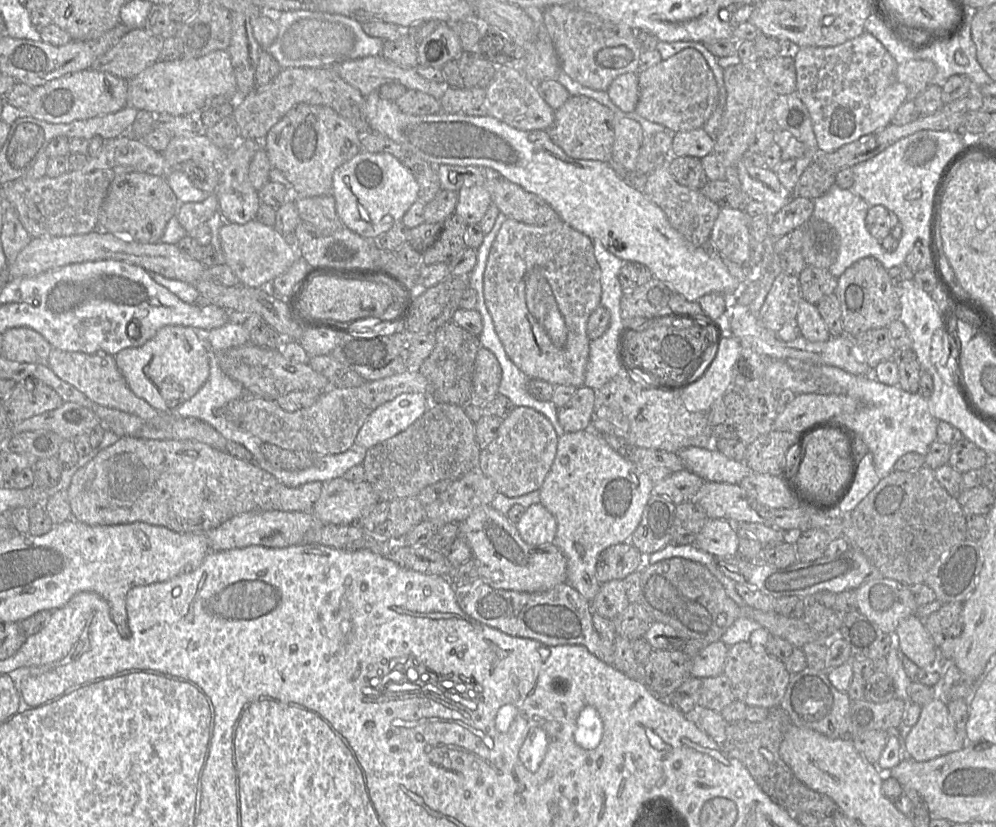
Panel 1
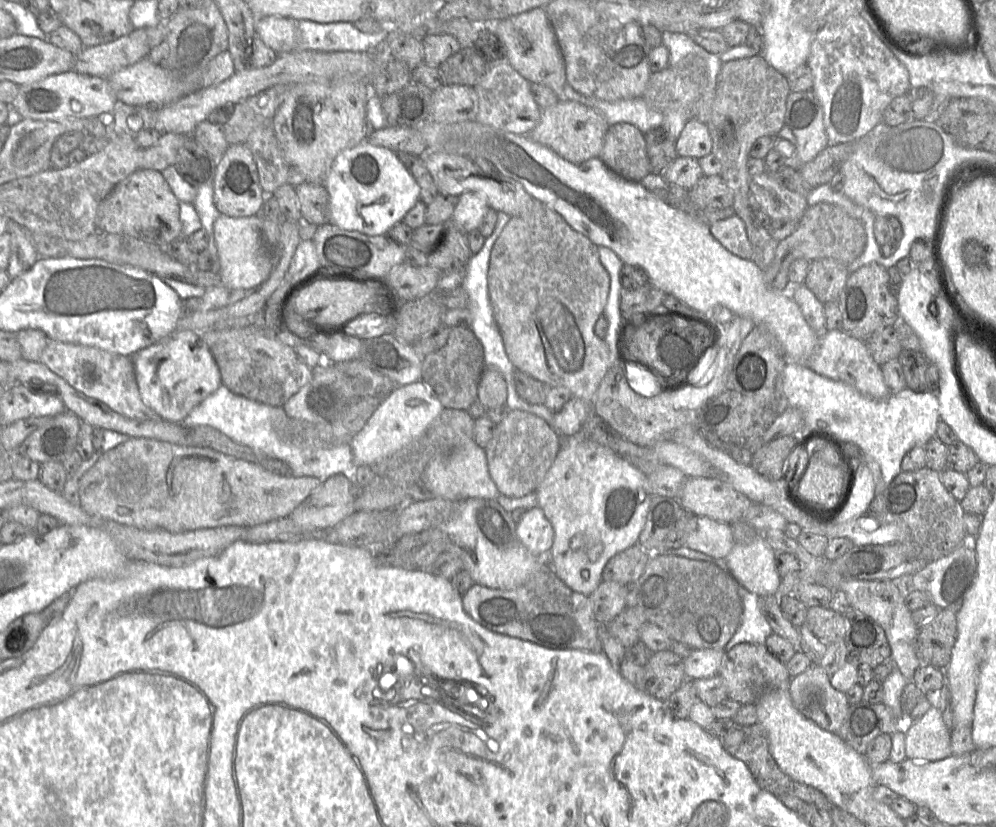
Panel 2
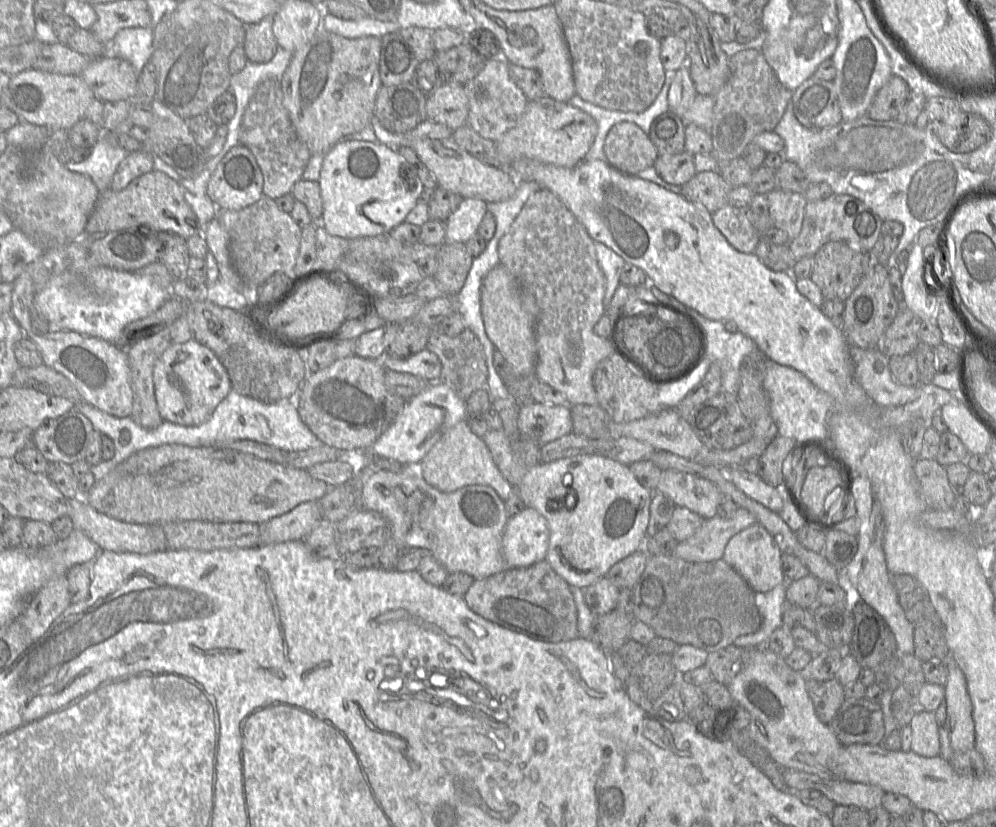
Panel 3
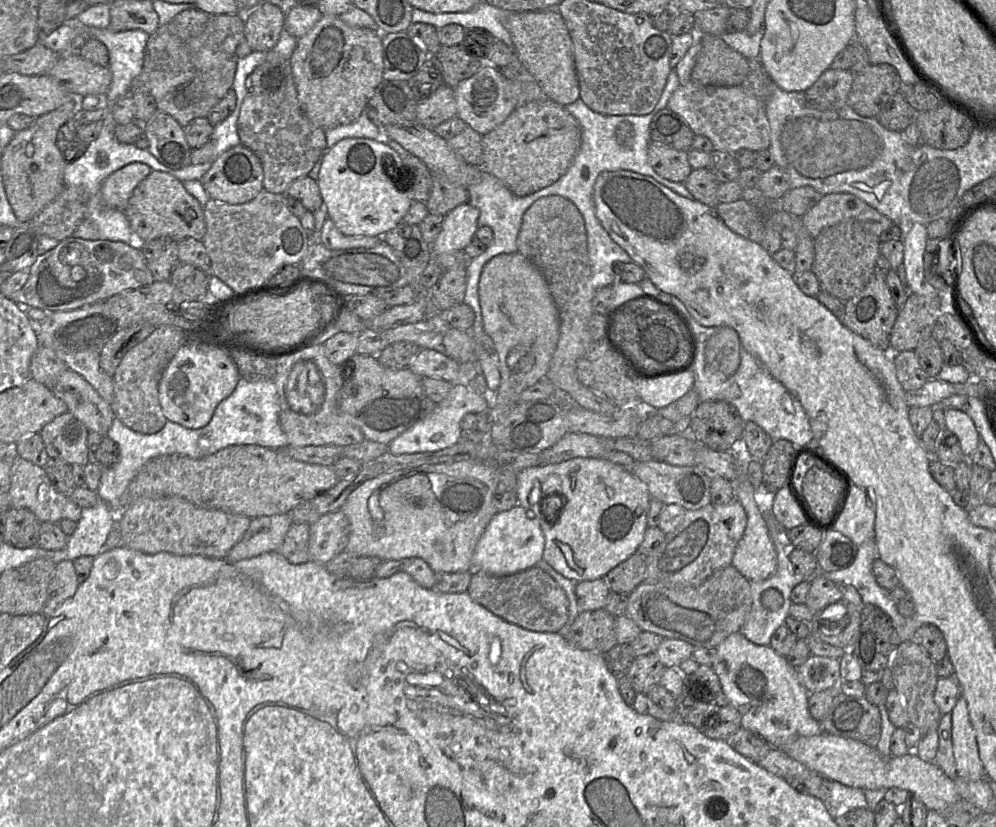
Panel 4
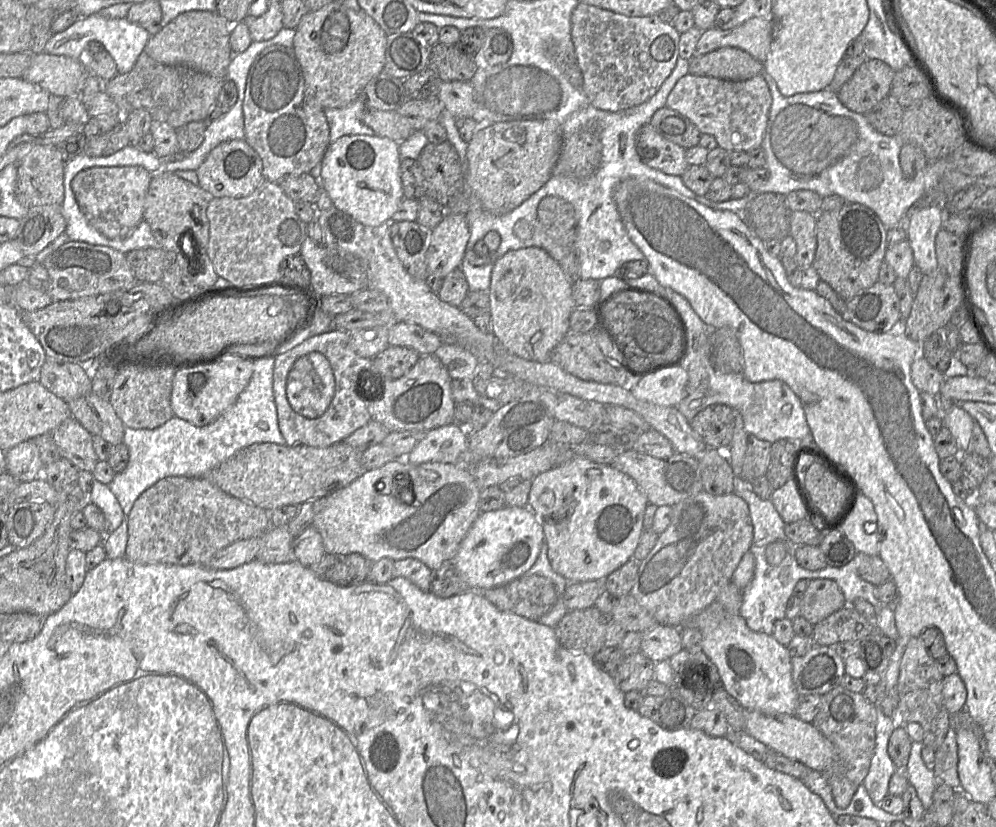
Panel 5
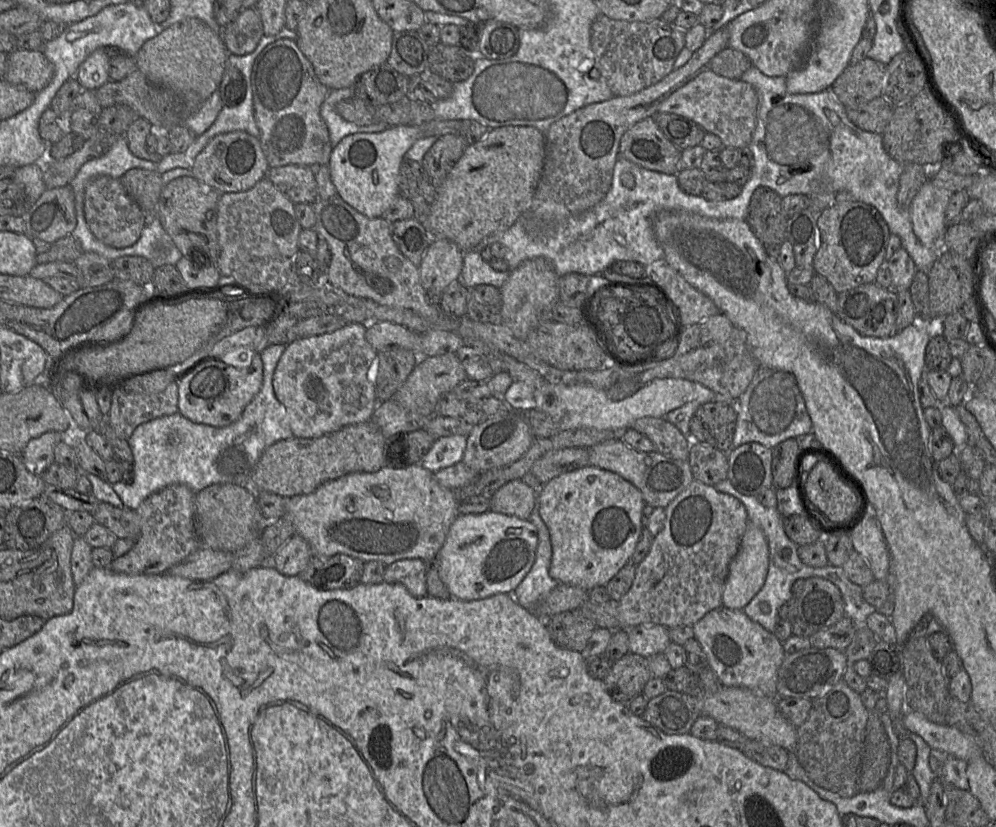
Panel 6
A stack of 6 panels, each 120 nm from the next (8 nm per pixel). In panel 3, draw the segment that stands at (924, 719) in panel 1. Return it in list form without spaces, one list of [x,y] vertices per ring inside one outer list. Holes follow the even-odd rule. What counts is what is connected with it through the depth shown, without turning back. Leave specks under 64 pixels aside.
[[[918,711],[909,726],[912,730],[912,752],[926,758],[940,756],[939,726],[935,712]]]

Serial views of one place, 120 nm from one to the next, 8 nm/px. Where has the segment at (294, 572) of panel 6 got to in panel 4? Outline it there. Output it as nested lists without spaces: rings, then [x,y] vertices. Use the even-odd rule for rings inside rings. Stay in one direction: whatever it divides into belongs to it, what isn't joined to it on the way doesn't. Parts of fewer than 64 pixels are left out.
[[[335,510],[321,515],[310,523],[308,549],[311,560],[326,564],[337,554],[345,551],[350,523],[346,515]]]

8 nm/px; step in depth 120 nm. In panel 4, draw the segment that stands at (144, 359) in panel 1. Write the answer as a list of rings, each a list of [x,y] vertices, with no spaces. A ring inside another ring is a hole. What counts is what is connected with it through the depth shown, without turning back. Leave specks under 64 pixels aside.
[[[184,343],[166,367],[159,383],[159,402],[163,414],[168,421],[183,427],[203,428],[211,421],[216,407],[234,392],[240,378],[229,351]]]

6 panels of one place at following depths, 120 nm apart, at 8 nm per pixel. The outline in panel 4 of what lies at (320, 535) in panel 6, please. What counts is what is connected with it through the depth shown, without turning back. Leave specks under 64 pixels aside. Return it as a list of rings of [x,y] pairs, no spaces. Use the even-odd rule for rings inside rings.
[[[454,462],[454,463],[439,463],[431,465],[422,465],[419,467],[399,469],[392,472],[382,473],[374,478],[371,478],[363,482],[359,487],[353,490],[341,508],[342,511],[349,520],[350,529],[348,534],[348,541],[345,547],[345,551],[354,554],[356,556],[374,556],[380,558],[382,561],[386,560],[404,560],[408,558],[421,558],[435,574],[443,573],[456,573],[456,572],[472,572],[474,570],[472,564],[472,556],[475,547],[483,534],[488,523],[492,517],[496,514],[496,510],[493,506],[493,497],[496,493],[496,487],[500,480],[504,480],[508,486],[509,491],[513,491],[516,485],[518,472],[500,472],[496,469],[491,469],[477,462]]]

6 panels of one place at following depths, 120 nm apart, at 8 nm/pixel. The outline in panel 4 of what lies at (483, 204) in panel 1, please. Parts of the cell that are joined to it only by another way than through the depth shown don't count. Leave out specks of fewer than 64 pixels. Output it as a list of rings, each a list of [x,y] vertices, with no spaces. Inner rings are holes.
[[[464,203],[444,216],[442,230],[431,245],[434,255],[463,251],[478,229],[479,210]]]

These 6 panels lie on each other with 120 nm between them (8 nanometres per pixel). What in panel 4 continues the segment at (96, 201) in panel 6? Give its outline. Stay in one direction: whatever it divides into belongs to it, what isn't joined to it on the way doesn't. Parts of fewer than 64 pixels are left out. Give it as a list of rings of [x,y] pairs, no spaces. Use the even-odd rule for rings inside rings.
[[[133,162],[113,172],[101,185],[100,194],[104,205],[124,211],[134,189],[151,171],[147,164]]]

